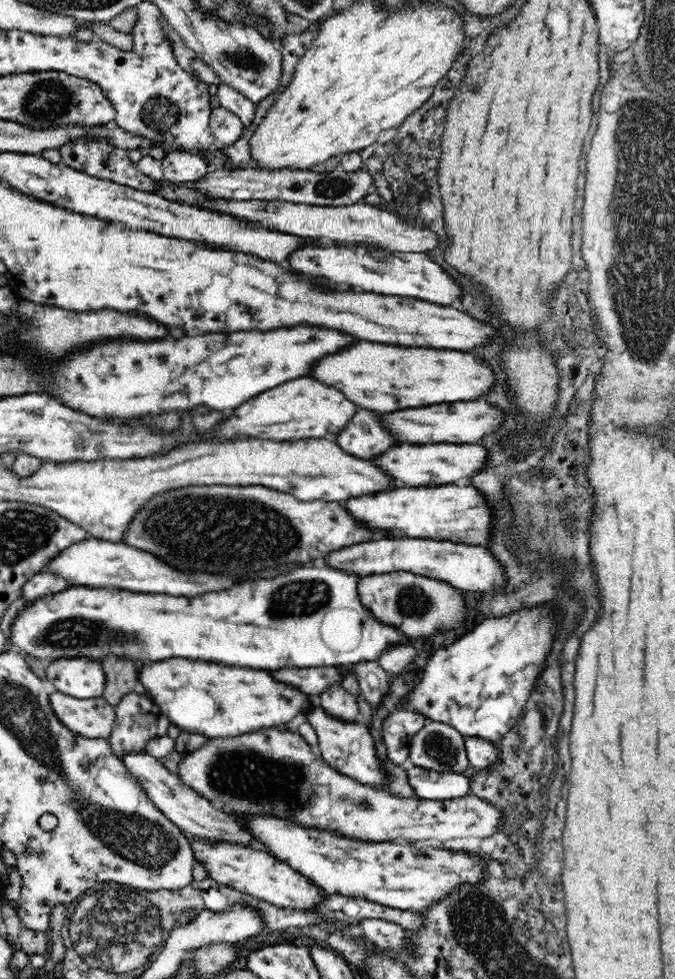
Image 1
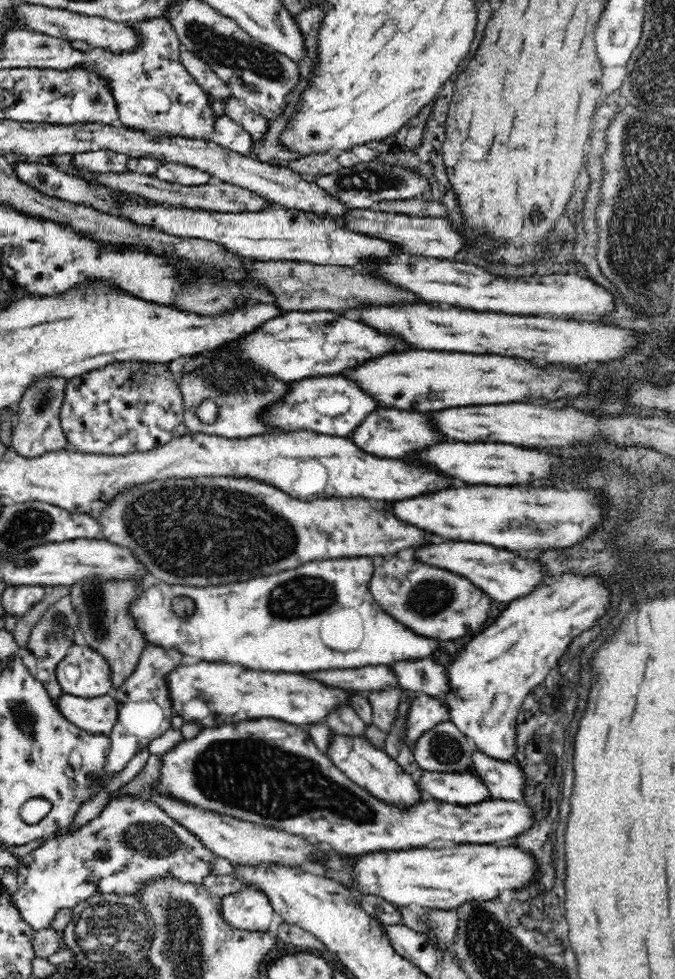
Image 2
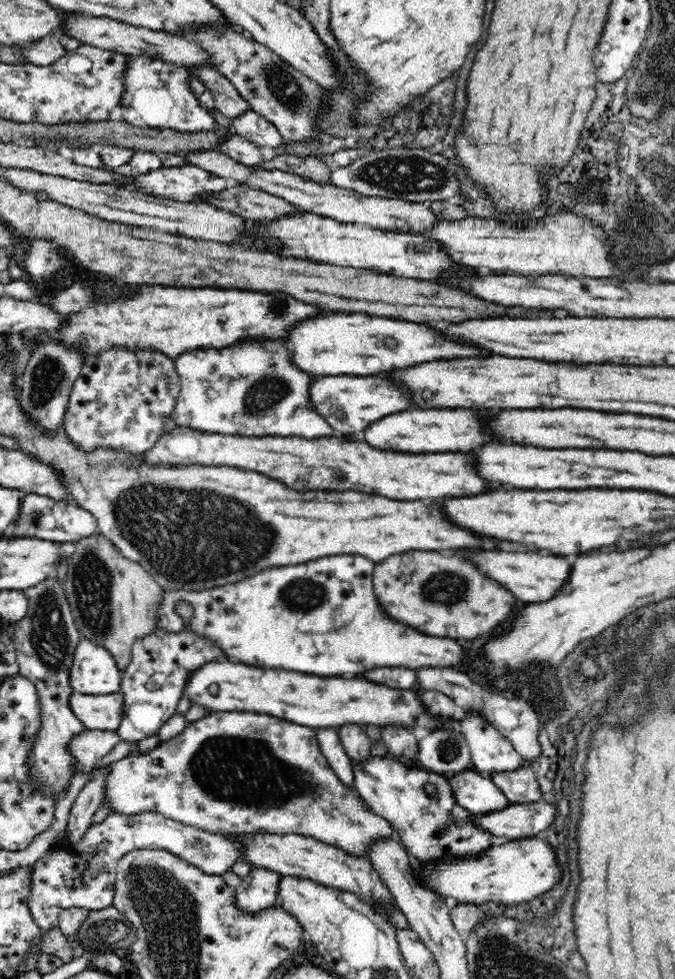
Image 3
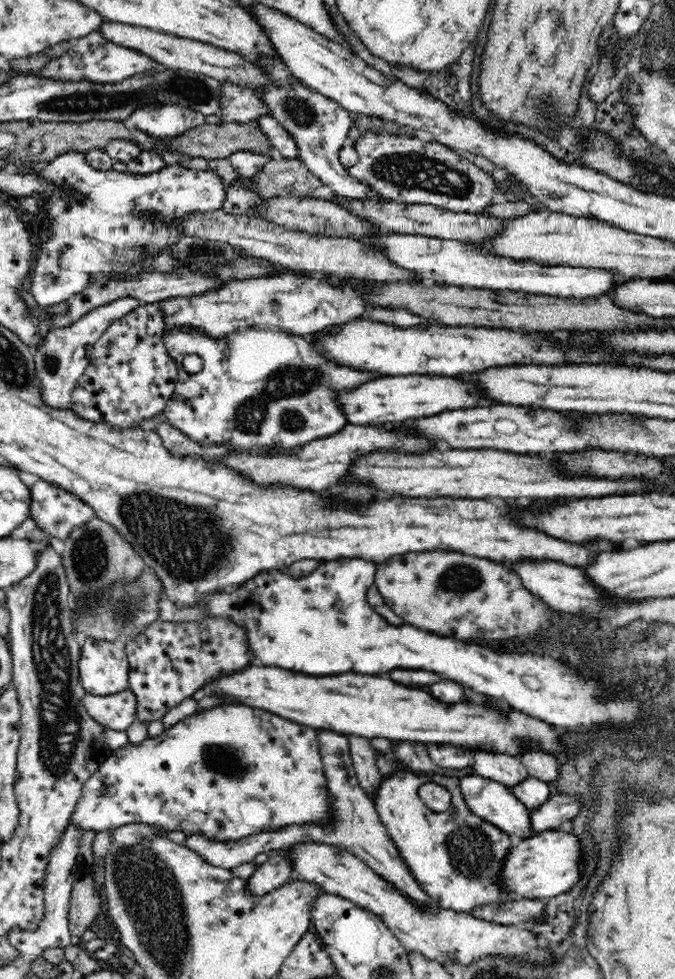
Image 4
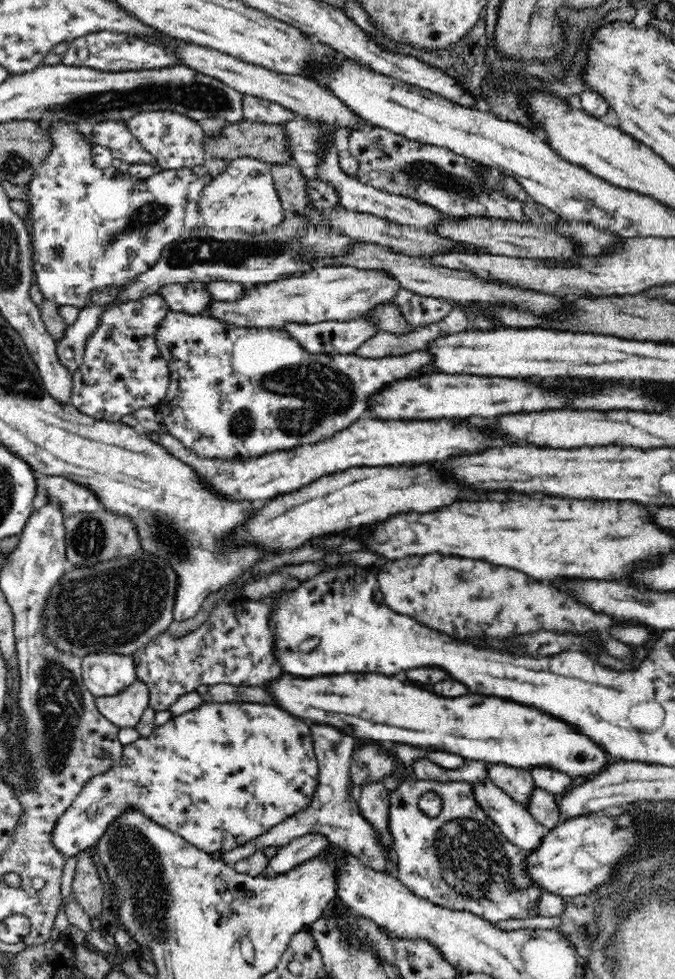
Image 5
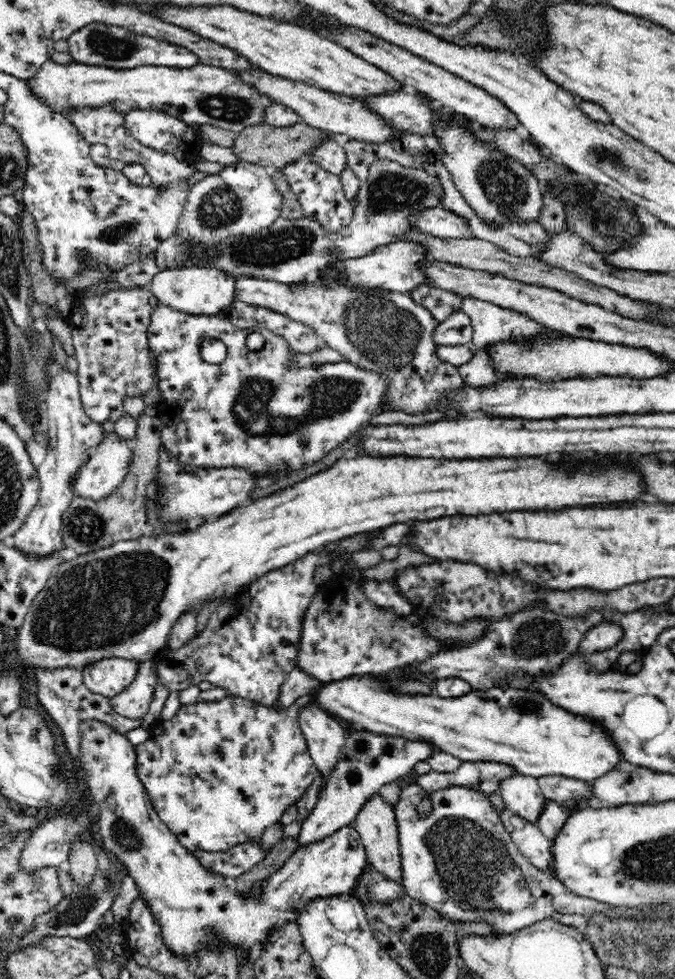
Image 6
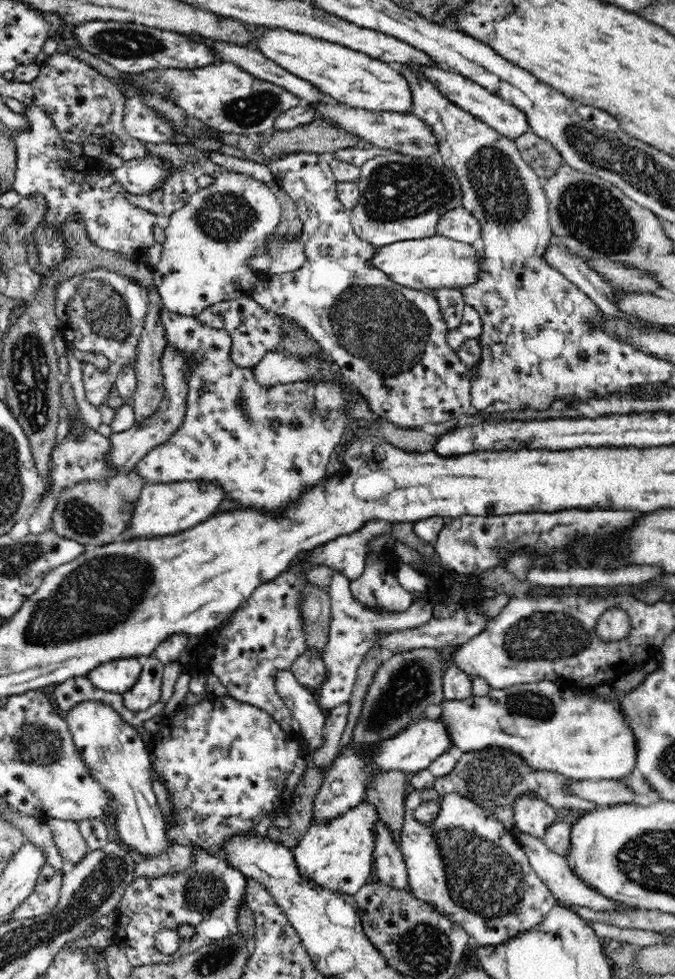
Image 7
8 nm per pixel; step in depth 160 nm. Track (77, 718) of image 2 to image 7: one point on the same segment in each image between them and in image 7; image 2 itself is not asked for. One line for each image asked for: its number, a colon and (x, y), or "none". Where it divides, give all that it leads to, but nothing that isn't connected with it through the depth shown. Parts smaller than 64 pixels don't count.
3: (97, 712)
4: (117, 711)
5: (124, 709)
6: (133, 702)
7: (146, 692)

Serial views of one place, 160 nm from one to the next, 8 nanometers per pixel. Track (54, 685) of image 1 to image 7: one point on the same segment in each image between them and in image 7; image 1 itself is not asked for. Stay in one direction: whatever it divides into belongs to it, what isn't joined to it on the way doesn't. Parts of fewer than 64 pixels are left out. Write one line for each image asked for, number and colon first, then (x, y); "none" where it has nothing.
2: (83, 672)
3: (95, 671)
4: (104, 668)
5: (104, 674)
6: (107, 677)
7: (117, 676)

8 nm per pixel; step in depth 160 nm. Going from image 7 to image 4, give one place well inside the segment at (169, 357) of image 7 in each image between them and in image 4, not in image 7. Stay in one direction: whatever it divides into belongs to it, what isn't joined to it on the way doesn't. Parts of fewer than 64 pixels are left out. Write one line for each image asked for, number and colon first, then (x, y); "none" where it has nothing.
4: (57, 511)
5: (74, 497)
6: (108, 464)

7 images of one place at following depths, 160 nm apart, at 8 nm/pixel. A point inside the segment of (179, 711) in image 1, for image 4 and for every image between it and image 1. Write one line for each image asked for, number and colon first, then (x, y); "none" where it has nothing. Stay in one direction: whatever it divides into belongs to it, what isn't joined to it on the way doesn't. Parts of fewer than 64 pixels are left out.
2: (210, 694)
3: (221, 686)
4: (367, 706)

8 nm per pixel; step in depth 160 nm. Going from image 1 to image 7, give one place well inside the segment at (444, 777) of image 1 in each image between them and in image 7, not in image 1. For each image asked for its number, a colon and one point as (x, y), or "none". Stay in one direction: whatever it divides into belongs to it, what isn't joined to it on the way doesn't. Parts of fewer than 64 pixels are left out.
2: (466, 788)
3: (478, 795)
4: (493, 802)
5: (518, 826)
6: (533, 844)
7: (557, 875)

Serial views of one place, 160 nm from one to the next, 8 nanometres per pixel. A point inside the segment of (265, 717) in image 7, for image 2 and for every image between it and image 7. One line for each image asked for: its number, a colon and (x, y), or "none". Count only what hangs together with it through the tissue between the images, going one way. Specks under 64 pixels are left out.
2: (266, 772)
3: (230, 773)
4: (225, 773)
5: (220, 775)
6: (219, 773)

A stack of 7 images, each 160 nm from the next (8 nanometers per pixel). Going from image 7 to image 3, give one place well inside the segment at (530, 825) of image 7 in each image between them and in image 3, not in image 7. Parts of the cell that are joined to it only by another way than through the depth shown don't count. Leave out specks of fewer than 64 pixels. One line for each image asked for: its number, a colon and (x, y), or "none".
3: (492, 752)
4: (509, 771)
5: (518, 784)
6: (522, 795)

